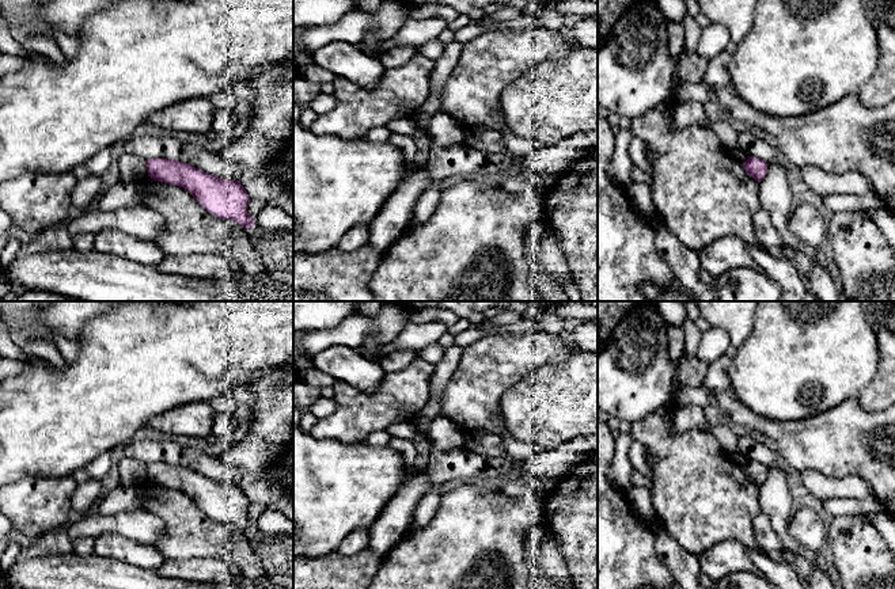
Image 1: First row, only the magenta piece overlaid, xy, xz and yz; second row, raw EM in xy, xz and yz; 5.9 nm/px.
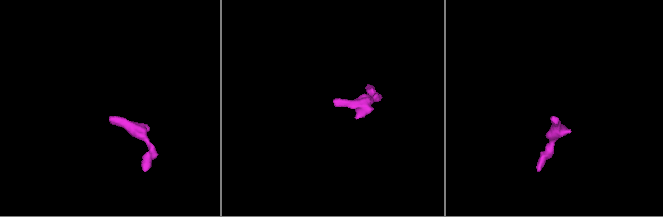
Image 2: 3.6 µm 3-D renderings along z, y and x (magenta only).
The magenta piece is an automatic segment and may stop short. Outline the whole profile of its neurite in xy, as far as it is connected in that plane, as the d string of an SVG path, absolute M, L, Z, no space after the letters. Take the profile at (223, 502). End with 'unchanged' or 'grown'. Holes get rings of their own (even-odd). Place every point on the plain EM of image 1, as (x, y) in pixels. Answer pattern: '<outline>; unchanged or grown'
M149 463L147 471L151 483L183 491L213 520L230 522L246 533L253 532L254 524L247 517L250 501L239 484L220 483L178 464Z; unchanged

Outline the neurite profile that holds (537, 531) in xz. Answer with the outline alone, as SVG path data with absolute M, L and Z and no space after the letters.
M539 518L534 522L534 525L531 527L528 532L528 542L531 544L536 544L542 540L543 535L545 535L543 520Z

